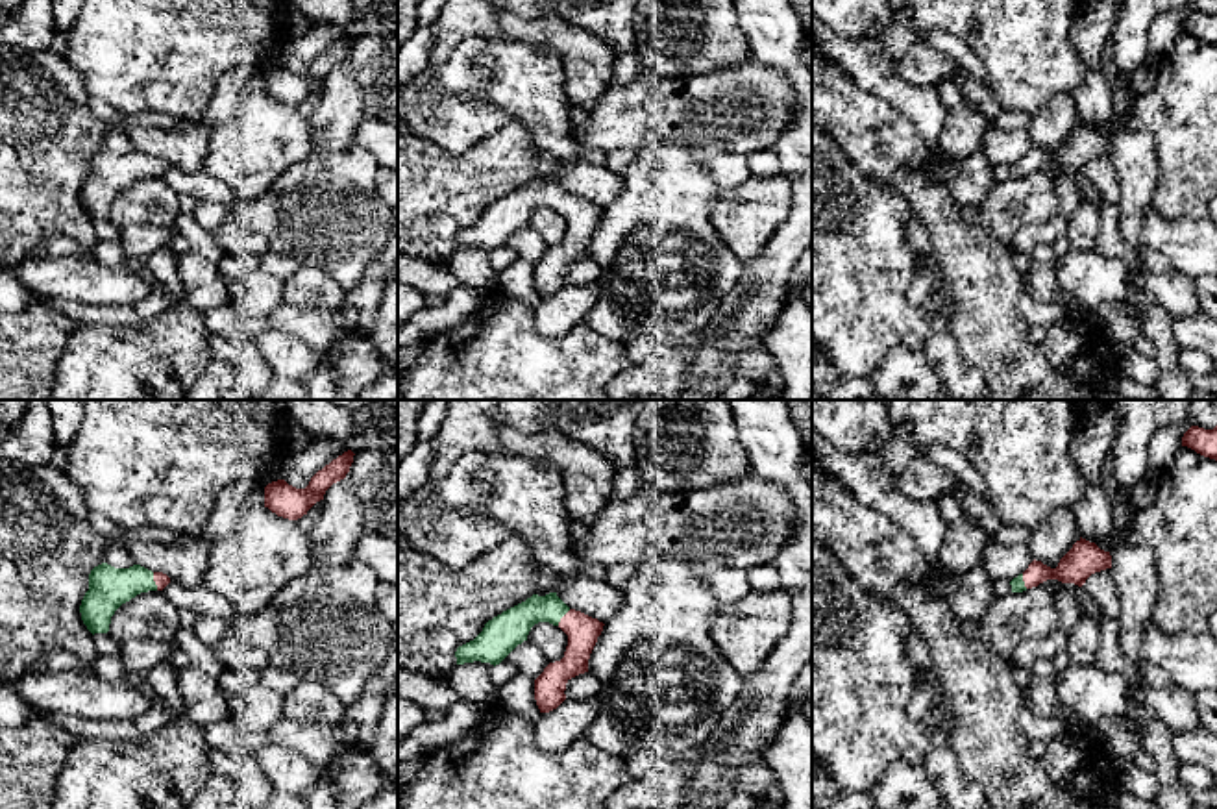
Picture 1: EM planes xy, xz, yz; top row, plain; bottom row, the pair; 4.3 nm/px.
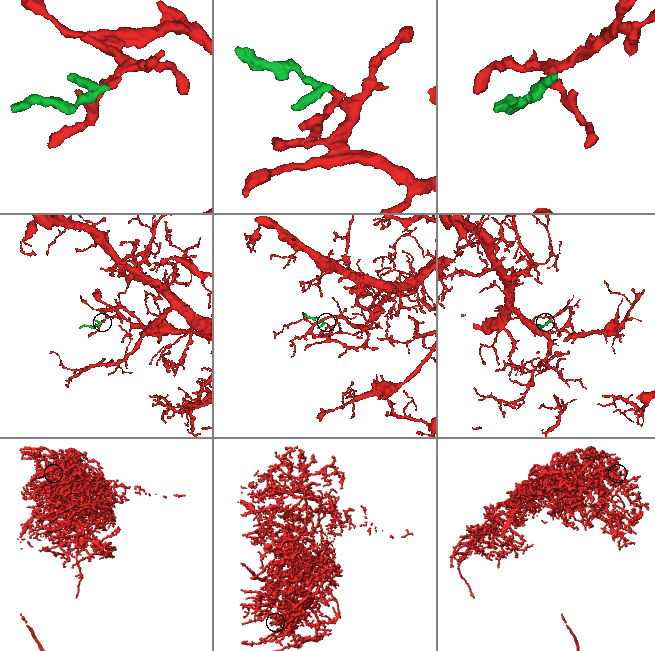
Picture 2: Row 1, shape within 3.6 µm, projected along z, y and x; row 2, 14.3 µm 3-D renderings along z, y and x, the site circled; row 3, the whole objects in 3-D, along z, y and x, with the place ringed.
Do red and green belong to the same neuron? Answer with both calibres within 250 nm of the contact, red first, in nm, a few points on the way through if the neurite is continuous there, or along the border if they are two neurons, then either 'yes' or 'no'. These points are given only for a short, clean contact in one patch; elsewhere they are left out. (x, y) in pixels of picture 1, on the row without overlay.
70/180 nm | across xy (161, 165), (154, 165), (134, 165), (110, 173) | yes

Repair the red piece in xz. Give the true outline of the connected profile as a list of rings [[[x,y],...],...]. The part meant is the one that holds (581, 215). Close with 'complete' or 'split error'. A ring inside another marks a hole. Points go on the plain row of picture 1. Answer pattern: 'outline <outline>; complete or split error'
outline [[[557,178],[533,180],[525,187],[488,205],[483,217],[457,233],[457,250],[499,250],[518,230],[527,226],[538,207],[559,211],[568,220],[568,231],[560,246],[549,248],[535,265],[535,285],[540,298],[557,294],[566,285],[566,268],[588,257],[588,244],[603,217],[603,207],[581,196],[570,194]]]; split error

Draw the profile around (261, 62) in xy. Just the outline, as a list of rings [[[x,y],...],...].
[[[283,50],[257,52],[248,56],[246,68],[266,72],[272,67],[283,65]]]

